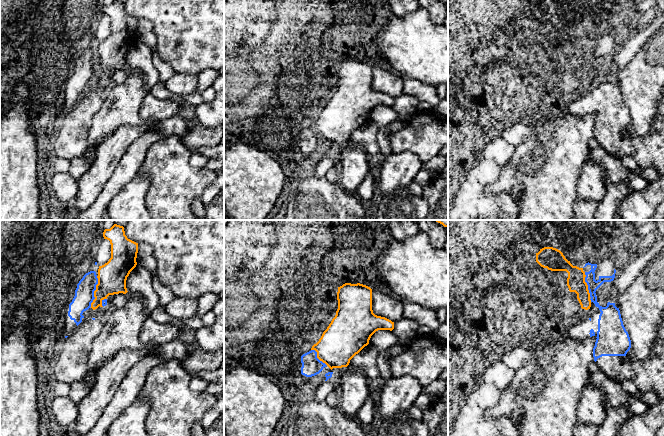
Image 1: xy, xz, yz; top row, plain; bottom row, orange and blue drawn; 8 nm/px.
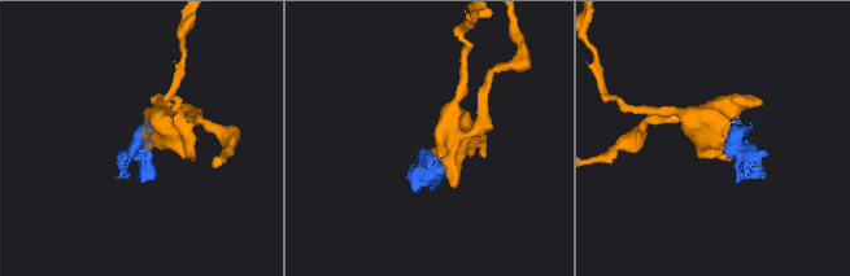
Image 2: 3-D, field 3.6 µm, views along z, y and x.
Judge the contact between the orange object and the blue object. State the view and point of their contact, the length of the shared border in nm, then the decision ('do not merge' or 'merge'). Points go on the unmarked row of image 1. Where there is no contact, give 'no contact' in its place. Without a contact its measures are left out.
xy (94, 67) | 260 nm | do not merge

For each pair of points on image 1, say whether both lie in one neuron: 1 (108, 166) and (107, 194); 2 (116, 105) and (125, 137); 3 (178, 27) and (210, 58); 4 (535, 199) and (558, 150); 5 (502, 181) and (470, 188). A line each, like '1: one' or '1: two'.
1: two
2: two
3: one
4: one
5: two

